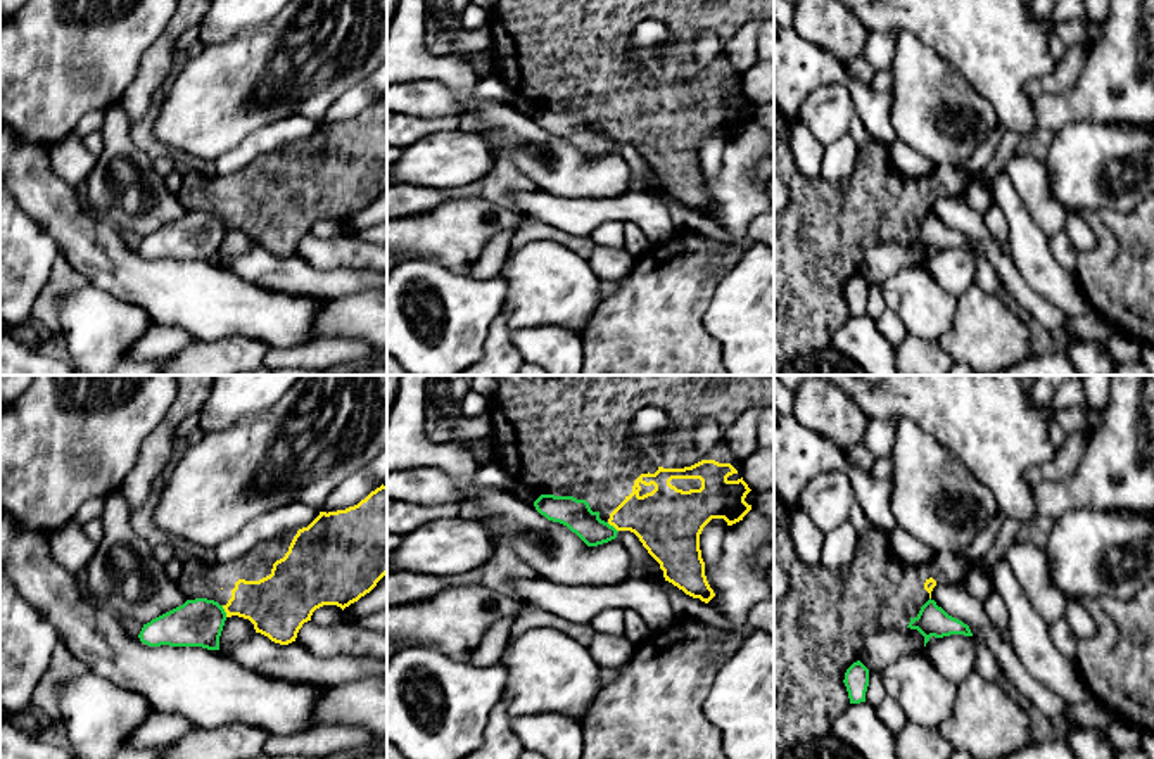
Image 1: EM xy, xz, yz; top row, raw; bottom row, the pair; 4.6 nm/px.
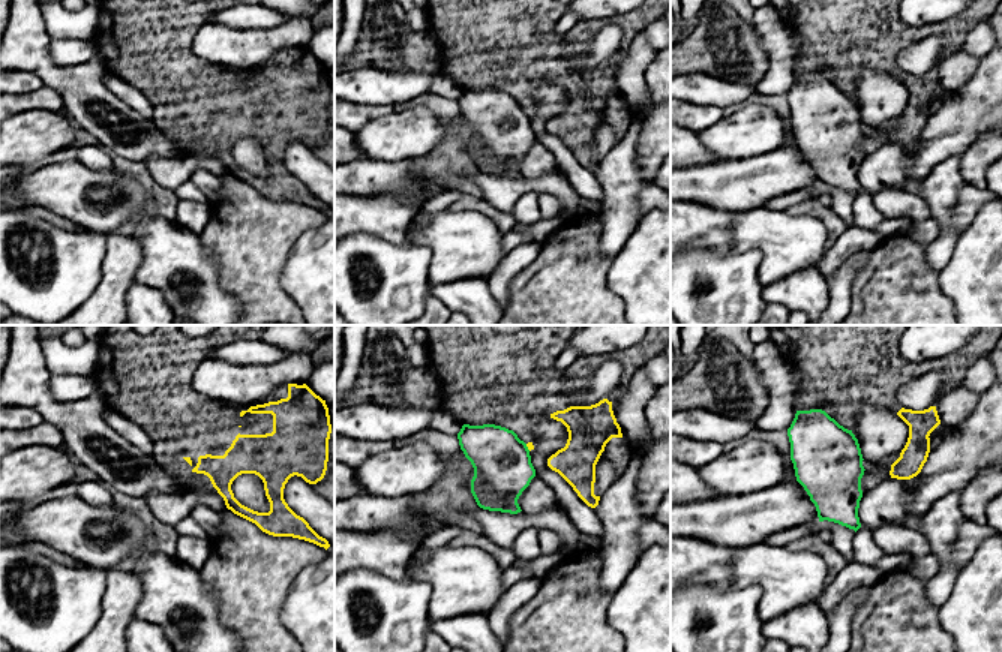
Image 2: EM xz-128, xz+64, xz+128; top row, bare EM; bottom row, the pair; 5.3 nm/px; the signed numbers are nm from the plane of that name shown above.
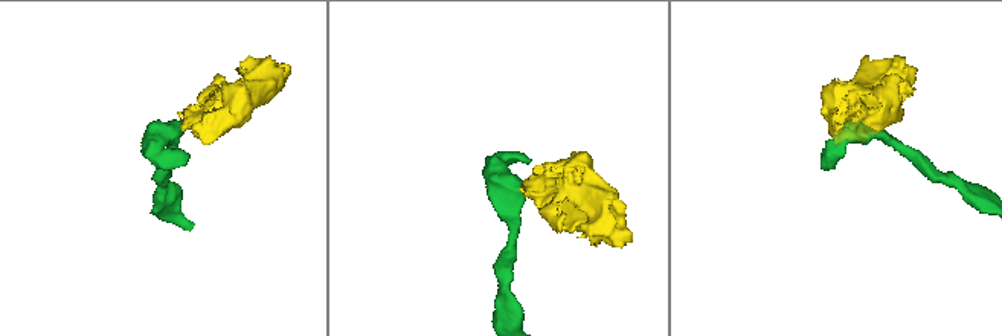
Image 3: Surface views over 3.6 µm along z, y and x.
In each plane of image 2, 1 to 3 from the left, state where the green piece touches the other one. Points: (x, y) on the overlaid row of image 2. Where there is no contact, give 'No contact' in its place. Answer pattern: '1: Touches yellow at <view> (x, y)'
1: No contact
2: Touches yellow at xz+64 (527, 445)
3: No contact

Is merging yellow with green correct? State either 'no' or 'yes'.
no

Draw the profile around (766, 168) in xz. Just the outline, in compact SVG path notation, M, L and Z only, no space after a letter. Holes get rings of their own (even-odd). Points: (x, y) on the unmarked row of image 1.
M774 142L769 147L769 154L760 161L755 171L755 183L767 187L767 182L774 176Z

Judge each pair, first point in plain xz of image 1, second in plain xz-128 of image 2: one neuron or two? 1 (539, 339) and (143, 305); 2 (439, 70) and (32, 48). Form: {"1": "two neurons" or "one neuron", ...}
{"1": "one neuron", "2": "one neuron"}

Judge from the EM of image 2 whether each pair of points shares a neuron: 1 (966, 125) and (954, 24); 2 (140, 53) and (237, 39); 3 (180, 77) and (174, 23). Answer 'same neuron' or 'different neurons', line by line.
1: different neurons
2: different neurons
3: same neuron

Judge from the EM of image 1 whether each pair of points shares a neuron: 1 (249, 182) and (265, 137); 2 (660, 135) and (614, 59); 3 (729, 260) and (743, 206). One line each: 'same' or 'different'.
1: different
2: same
3: same

